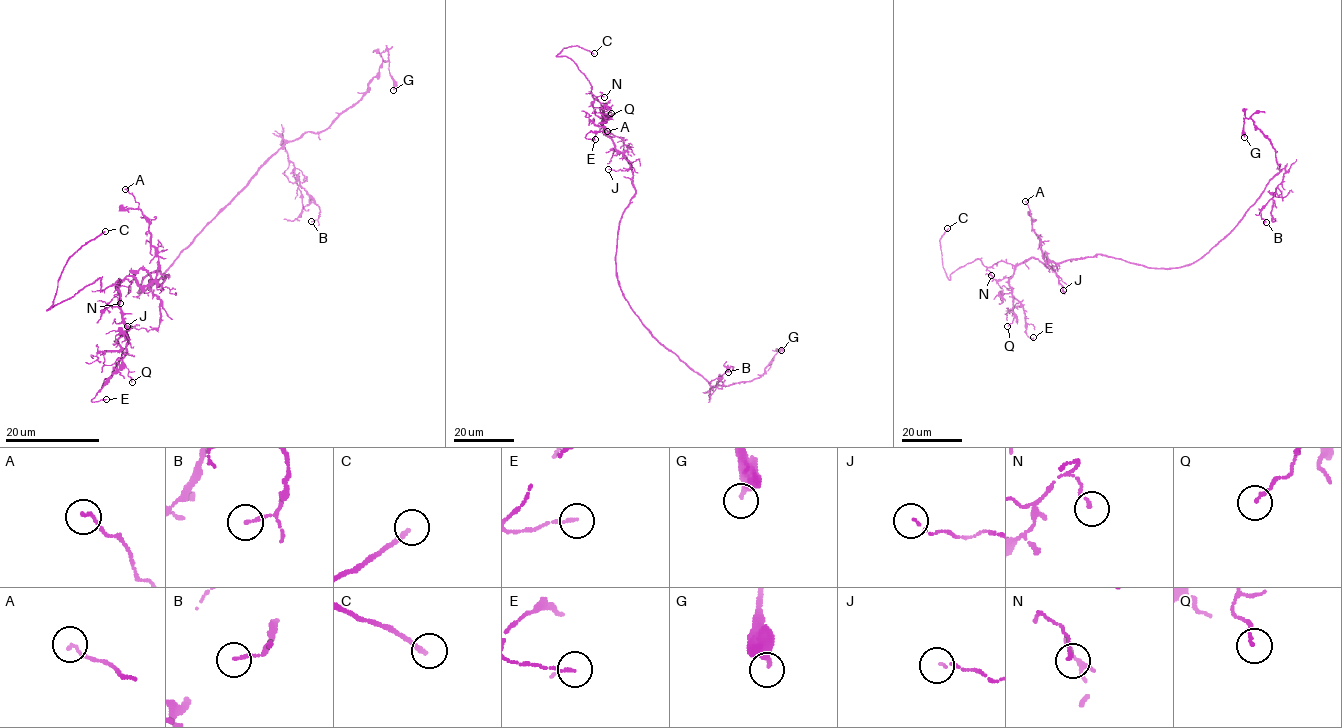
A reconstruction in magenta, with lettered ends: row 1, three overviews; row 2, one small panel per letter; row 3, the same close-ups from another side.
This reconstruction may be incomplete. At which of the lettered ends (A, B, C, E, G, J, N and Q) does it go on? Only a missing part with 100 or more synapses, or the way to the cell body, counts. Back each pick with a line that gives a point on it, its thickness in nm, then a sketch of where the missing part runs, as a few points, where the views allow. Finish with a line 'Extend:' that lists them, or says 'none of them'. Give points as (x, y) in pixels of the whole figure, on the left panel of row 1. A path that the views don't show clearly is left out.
C: Place: (105, 231). Thickness 180 nm
Extend: C

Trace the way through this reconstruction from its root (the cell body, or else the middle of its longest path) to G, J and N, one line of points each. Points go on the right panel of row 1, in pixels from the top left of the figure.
G: (1145, 267), (1180, 268), (1202, 258), (1230, 232), (1280, 171), (1272, 144), (1251, 119), (1244, 119), (1244, 137)
J: (1145, 267), (1099, 254), (1051, 262), (1063, 290)
N: (1145, 267), (1098, 254), (1046, 264), (1030, 258), (1019, 263), (1011, 277), (995, 280), (991, 275)

